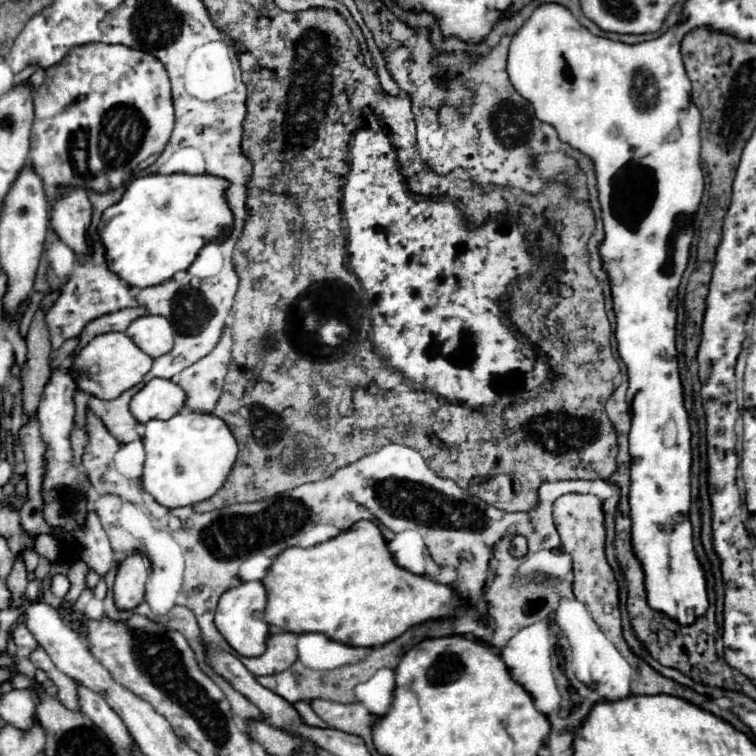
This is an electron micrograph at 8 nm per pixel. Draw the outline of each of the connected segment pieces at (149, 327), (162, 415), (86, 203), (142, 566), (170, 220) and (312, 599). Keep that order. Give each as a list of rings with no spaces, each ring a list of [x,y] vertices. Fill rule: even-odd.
[[[144,315],[126,329],[126,335],[150,357],[160,357],[172,349],[172,325],[164,317]]]
[[[152,379],[132,399],[130,411],[140,423],[170,419],[186,405],[184,389],[170,379]]]
[[[80,189],[60,191],[58,201],[52,207],[52,227],[62,243],[66,243],[78,255],[90,255],[94,251],[88,237],[92,221],[92,205],[88,193]]]
[[[132,553],[118,565],[114,599],[120,609],[134,609],[144,599],[144,585],[148,573],[150,561],[142,553]]]
[[[146,175],[134,179],[122,201],[106,209],[98,233],[106,247],[106,259],[112,271],[118,271],[126,283],[132,287],[152,287],[186,271],[198,257],[200,249],[208,243],[218,243],[234,227],[234,215],[228,205],[226,191],[230,187],[228,179],[216,175]]]
[[[358,521],[348,531],[342,531],[338,537],[324,541],[320,545],[302,549],[290,547],[282,551],[274,565],[270,567],[268,575],[262,579],[268,605],[264,619],[270,625],[278,625],[290,633],[308,633],[320,631],[334,641],[342,641],[352,647],[378,647],[408,631],[414,625],[454,617],[458,611],[468,609],[468,601],[462,599],[452,587],[442,585],[438,581],[426,579],[422,575],[414,575],[400,567],[390,549],[386,539],[382,537],[378,525],[374,521]]]

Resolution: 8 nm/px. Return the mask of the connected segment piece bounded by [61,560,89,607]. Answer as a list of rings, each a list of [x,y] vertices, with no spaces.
[[[78,560],[70,565],[67,576],[71,583],[71,587],[62,600],[61,607],[72,605],[77,601],[80,593],[84,587],[86,587],[86,576],[88,571],[88,566],[82,560]]]

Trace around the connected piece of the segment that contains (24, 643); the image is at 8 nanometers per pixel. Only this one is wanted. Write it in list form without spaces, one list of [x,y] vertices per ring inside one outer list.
[[[22,623],[14,627],[14,643],[18,647],[30,647],[30,649],[38,647],[38,641],[30,635],[30,631],[26,631],[26,627],[22,627]]]

